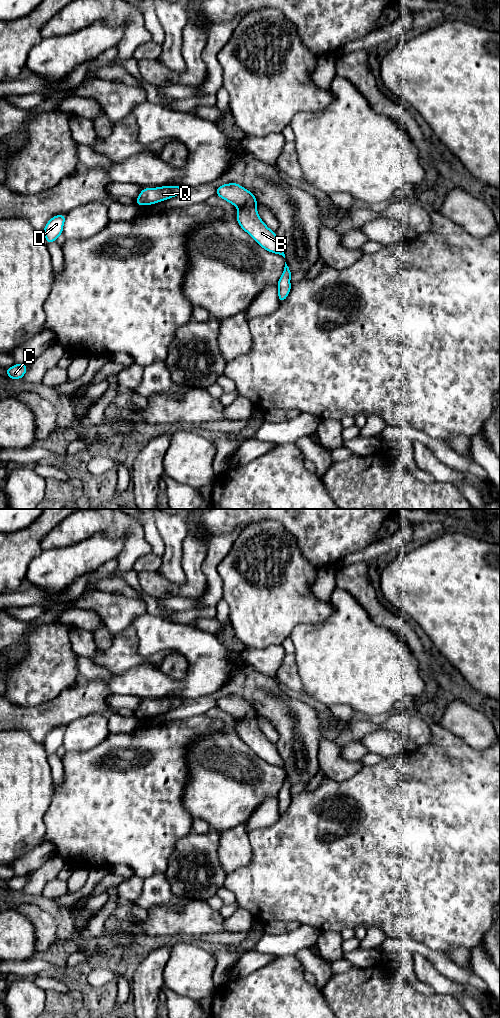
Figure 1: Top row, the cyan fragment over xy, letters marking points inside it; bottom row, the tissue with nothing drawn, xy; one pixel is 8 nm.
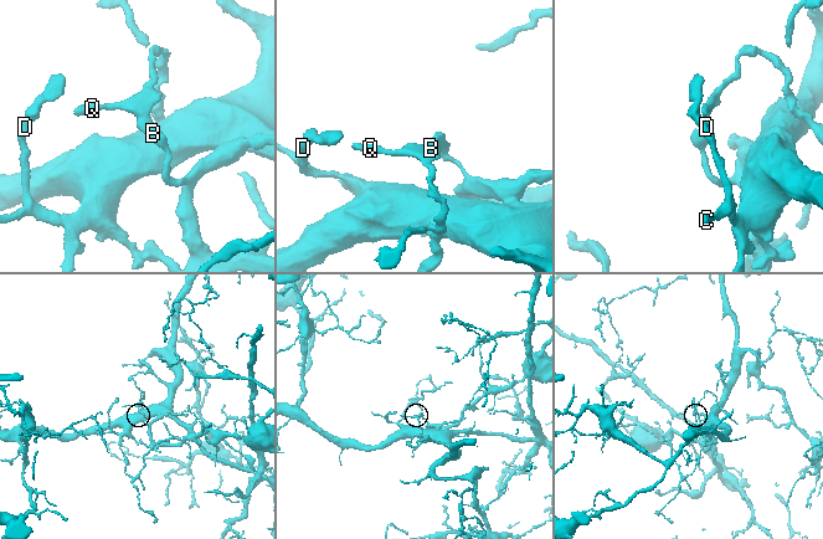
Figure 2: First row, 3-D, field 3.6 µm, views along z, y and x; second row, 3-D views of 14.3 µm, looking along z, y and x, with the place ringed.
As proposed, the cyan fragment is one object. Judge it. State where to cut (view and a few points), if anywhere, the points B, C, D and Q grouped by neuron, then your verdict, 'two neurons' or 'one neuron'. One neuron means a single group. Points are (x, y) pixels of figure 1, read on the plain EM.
xy (254, 718), (239, 720) | B / C D Q | two neurons

